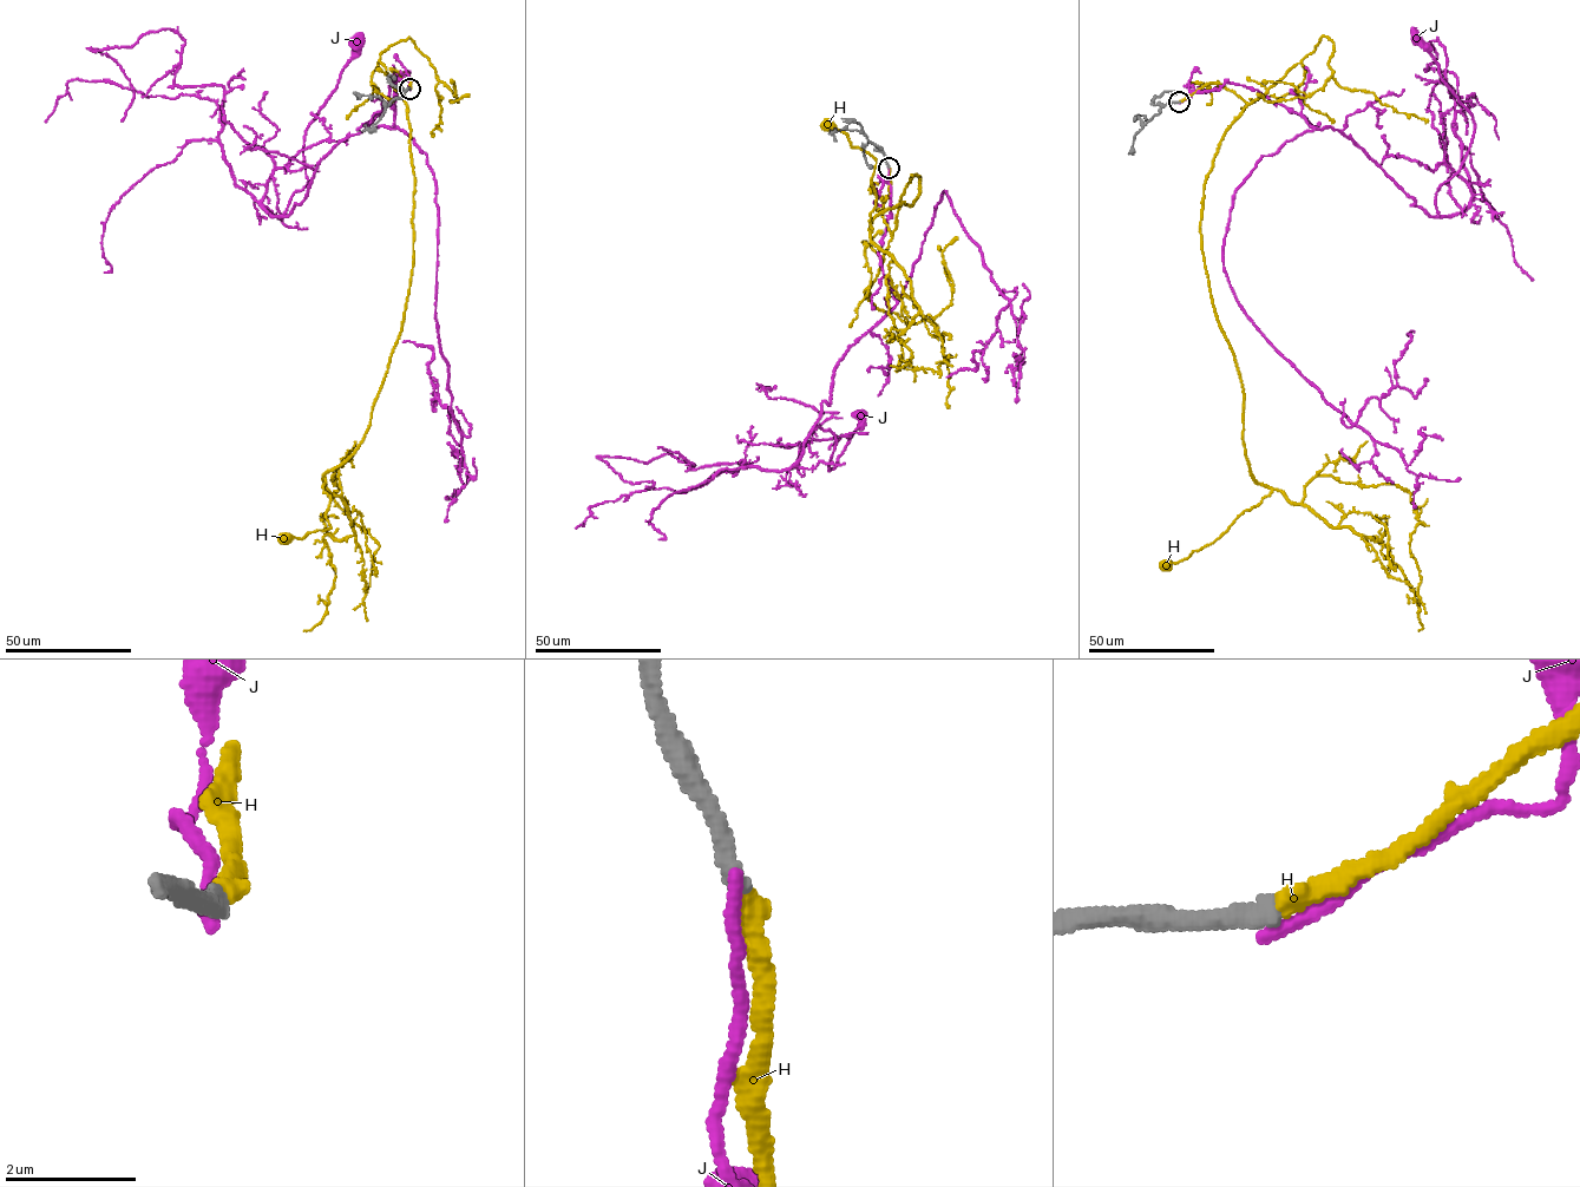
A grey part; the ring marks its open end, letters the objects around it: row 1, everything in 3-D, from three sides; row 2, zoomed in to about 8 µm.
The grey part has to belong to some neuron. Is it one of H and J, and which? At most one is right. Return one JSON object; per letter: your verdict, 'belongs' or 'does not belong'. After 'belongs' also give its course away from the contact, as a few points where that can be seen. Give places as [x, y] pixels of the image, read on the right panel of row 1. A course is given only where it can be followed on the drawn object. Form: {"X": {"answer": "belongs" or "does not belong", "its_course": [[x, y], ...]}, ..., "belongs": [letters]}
{"H": {"answer": "belongs", "its_course": [[1179, 102], [1210, 83], [1246, 104], [1214, 156], [1199, 225], [1249, 471], [1272, 490], [1166, 564]]}, "J": {"answer": "does not belong"}, "belongs": ["H"]}

